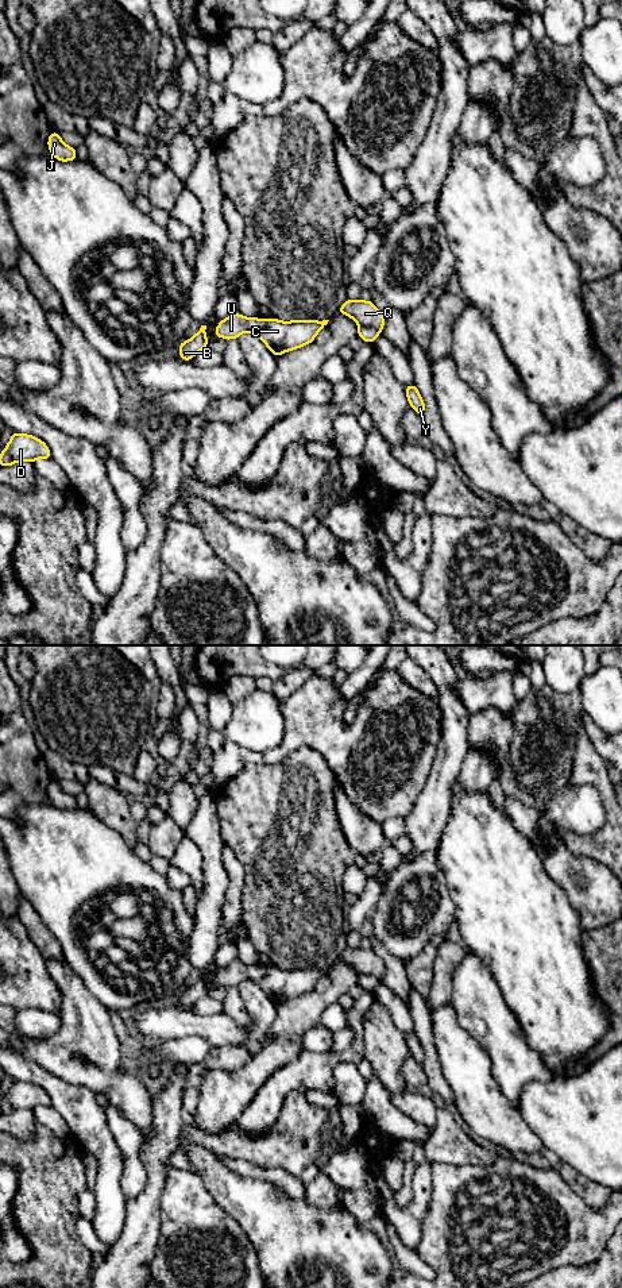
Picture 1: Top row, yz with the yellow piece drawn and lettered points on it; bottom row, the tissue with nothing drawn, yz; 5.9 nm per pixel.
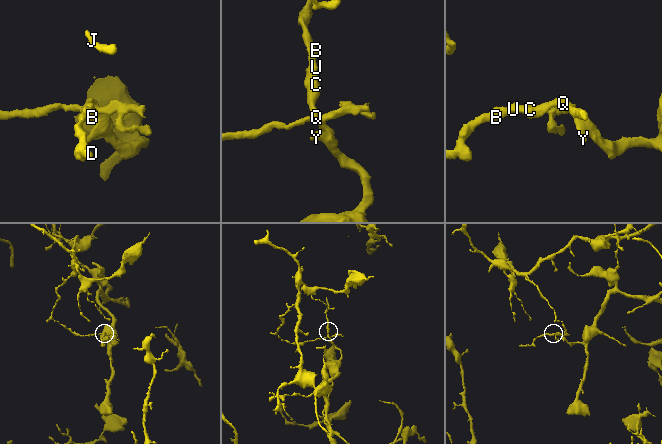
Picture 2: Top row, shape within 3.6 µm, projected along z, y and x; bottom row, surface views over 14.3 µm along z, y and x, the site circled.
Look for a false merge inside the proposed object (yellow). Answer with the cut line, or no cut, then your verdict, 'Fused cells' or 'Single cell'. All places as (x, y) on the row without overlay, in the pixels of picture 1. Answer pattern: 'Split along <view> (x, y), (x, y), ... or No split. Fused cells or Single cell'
Split along yz (359, 972), (366, 972), (379, 980). Fused cells

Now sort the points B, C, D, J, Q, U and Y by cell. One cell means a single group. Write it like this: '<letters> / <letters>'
B C D Q U Y / J

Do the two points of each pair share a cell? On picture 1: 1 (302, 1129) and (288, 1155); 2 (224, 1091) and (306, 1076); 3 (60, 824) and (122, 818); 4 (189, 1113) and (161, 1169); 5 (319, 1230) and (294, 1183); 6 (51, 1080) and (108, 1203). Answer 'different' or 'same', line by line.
1: same
2: different
3: different
4: different
5: different
6: same

